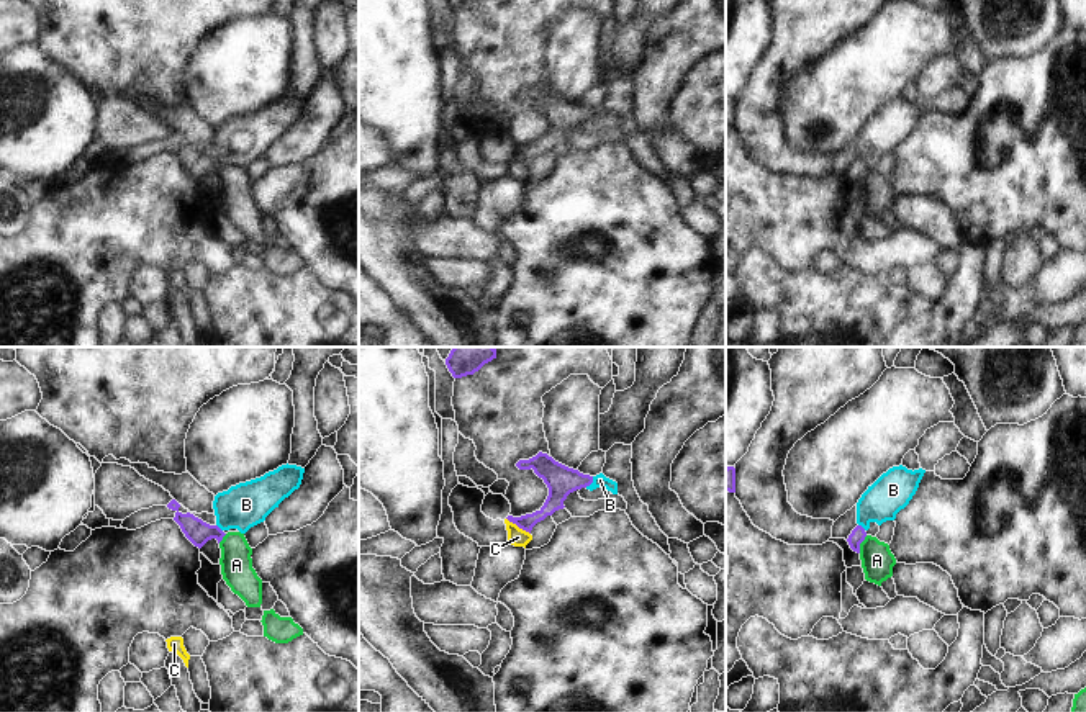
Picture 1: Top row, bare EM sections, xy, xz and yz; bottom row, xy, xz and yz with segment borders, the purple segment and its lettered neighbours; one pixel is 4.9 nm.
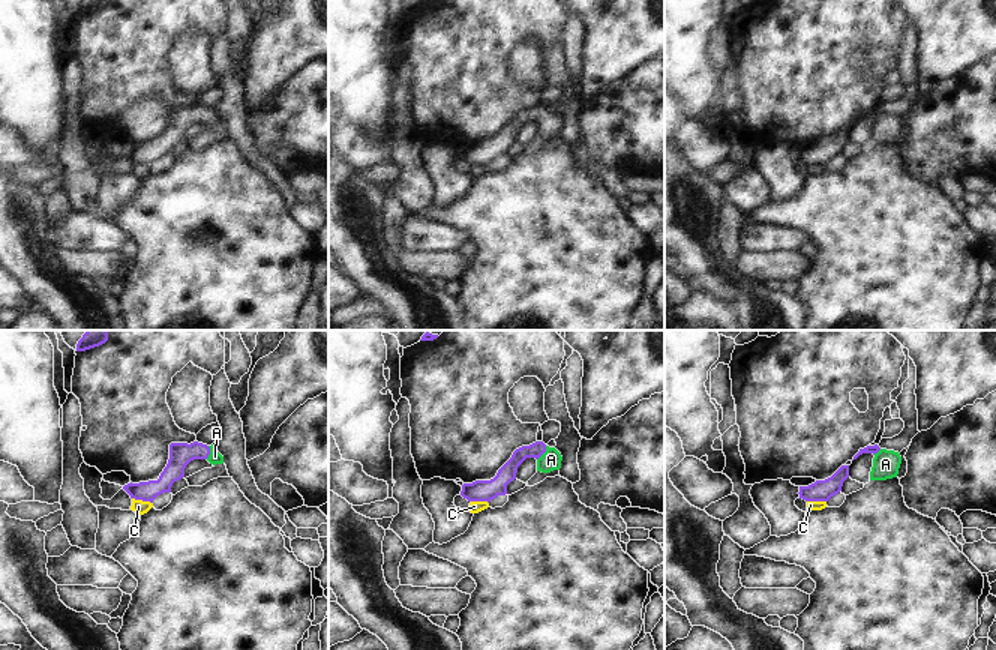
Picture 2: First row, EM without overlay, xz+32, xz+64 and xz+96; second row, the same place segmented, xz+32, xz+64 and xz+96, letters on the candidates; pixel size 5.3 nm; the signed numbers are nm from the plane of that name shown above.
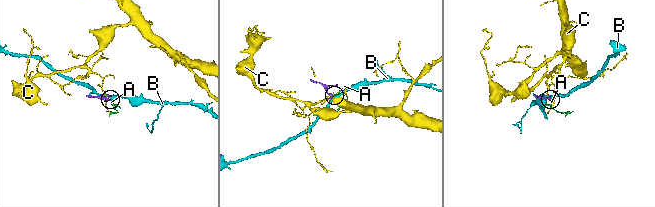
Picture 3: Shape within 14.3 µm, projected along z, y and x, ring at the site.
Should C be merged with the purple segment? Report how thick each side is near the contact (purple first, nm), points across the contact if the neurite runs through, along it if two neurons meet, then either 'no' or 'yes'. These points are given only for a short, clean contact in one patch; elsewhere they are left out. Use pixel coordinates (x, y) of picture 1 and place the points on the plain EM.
calibres 100 and 90 nm; border xz (506, 151), (529, 167); no

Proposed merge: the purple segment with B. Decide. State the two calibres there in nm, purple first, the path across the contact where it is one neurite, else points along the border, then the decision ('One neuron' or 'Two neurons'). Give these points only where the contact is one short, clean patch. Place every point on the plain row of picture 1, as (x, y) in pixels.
Thickness 150 nm (purple) against 70 nm. Boundary: xz (593, 110), (585, 120). Two neurons.

